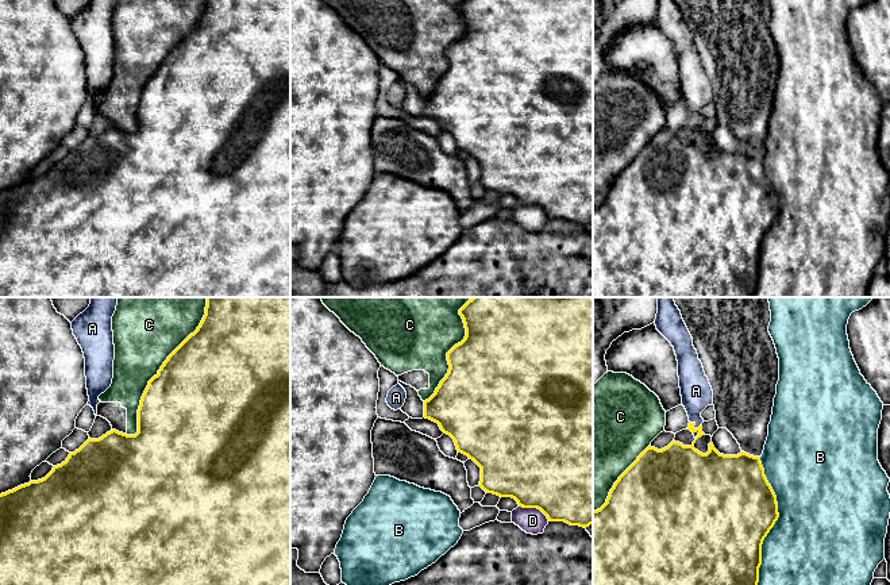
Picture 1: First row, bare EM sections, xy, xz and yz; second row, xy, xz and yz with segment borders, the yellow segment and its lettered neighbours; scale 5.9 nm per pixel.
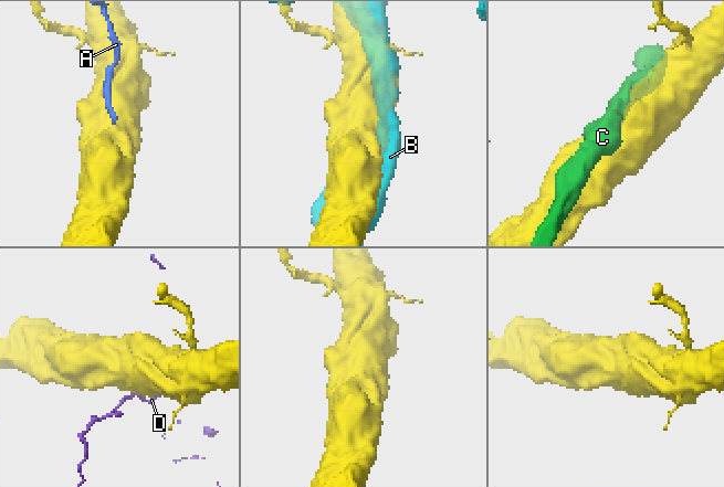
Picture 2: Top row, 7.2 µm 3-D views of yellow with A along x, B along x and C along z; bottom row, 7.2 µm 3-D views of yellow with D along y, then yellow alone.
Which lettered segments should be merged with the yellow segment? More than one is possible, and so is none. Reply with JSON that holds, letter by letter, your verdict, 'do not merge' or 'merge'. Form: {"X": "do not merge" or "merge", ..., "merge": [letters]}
{"A": "merge", "B": "do not merge", "C": "do not merge", "D": "do not merge", "merge": ["A"]}

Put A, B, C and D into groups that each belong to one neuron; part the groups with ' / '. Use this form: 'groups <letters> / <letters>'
groups A / B / C / D

